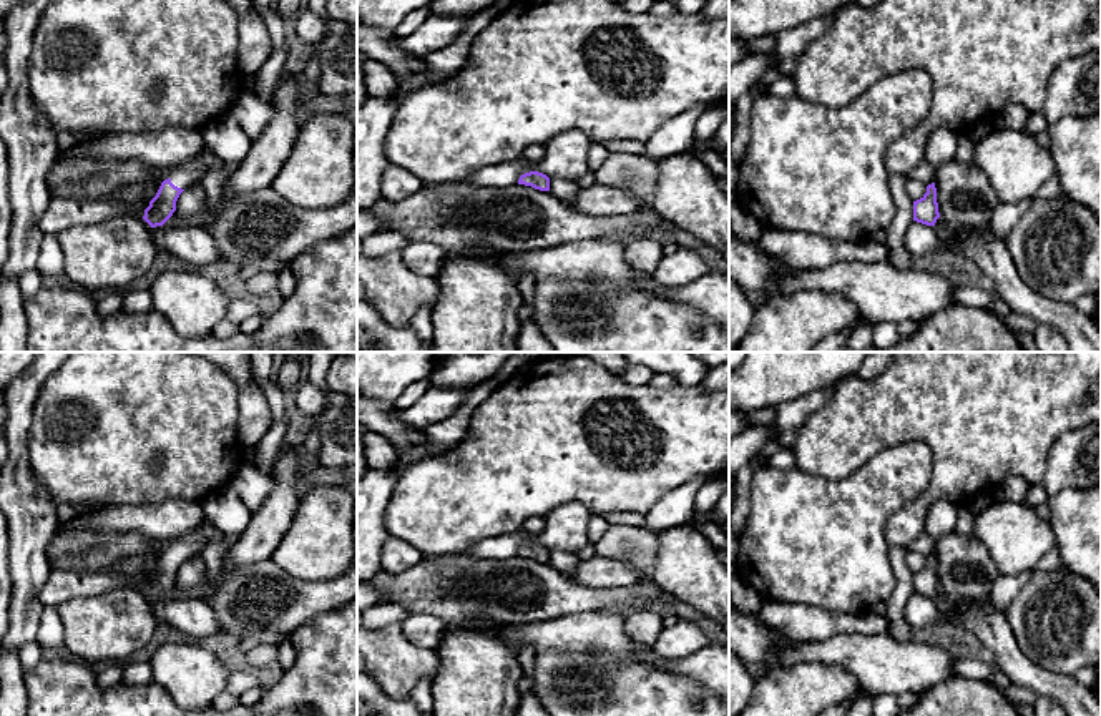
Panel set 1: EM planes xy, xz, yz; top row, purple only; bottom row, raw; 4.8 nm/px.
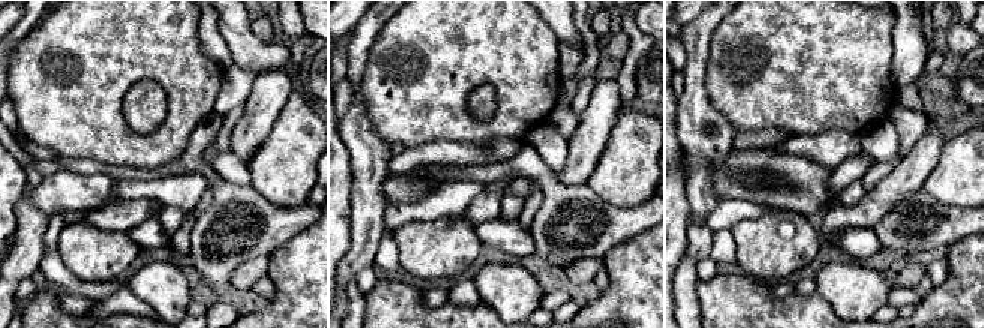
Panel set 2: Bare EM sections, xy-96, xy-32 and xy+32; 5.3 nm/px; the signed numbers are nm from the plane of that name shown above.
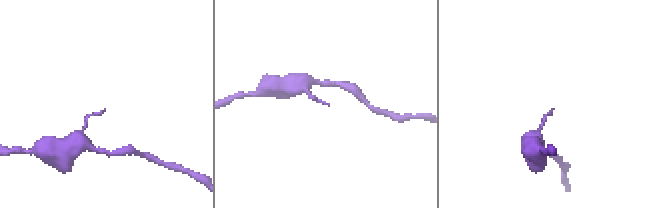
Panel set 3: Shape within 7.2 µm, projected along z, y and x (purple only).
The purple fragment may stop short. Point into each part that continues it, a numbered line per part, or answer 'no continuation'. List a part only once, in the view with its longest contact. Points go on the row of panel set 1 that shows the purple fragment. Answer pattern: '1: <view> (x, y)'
1: xy (190, 171)

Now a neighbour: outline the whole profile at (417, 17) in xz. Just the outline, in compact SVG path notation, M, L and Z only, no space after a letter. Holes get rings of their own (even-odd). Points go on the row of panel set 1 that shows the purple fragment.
M423 7L410 12L395 28L394 35L399 38L412 35L428 17L432 17L430 8Z

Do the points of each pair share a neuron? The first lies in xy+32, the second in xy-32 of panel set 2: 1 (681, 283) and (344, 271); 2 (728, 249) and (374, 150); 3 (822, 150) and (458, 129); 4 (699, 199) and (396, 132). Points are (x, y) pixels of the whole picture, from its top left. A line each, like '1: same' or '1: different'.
1: different
2: different
3: different
4: different

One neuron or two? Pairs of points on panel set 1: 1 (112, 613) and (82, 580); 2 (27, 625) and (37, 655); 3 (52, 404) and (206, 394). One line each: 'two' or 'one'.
1: two
2: two
3: one

